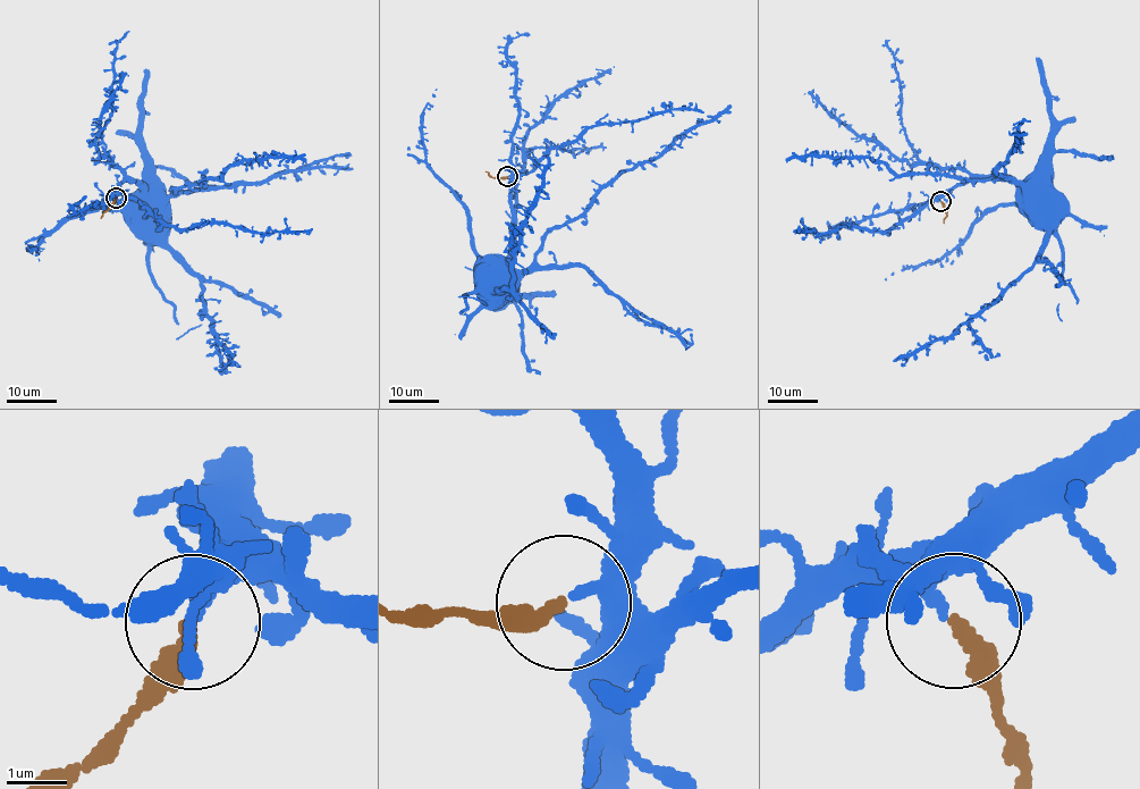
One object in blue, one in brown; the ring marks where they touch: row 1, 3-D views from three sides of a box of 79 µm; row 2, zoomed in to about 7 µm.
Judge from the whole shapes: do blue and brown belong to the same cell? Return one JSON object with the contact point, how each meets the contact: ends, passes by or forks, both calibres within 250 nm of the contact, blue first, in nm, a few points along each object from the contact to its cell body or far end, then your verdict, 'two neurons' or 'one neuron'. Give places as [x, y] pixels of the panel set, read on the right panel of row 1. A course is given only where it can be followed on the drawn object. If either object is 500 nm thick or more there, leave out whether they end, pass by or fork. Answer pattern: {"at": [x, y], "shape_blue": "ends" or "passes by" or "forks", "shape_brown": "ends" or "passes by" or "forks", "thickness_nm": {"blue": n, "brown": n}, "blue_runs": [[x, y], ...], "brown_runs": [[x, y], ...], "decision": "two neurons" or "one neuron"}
{"at": [940, 201], "shape_blue": "ends", "shape_brown": "ends", "thickness_nm": {"blue": 260, "brown": 300}, "blue_runs": [[940, 201], [973, 178], [1012, 176], [1023, 185], [1008, 181], [896, 174], [863, 157], [805, 153], [786, 161]], "brown_runs": [[942, 202], [947, 213], [944, 224]], "decision": "two neurons"}

